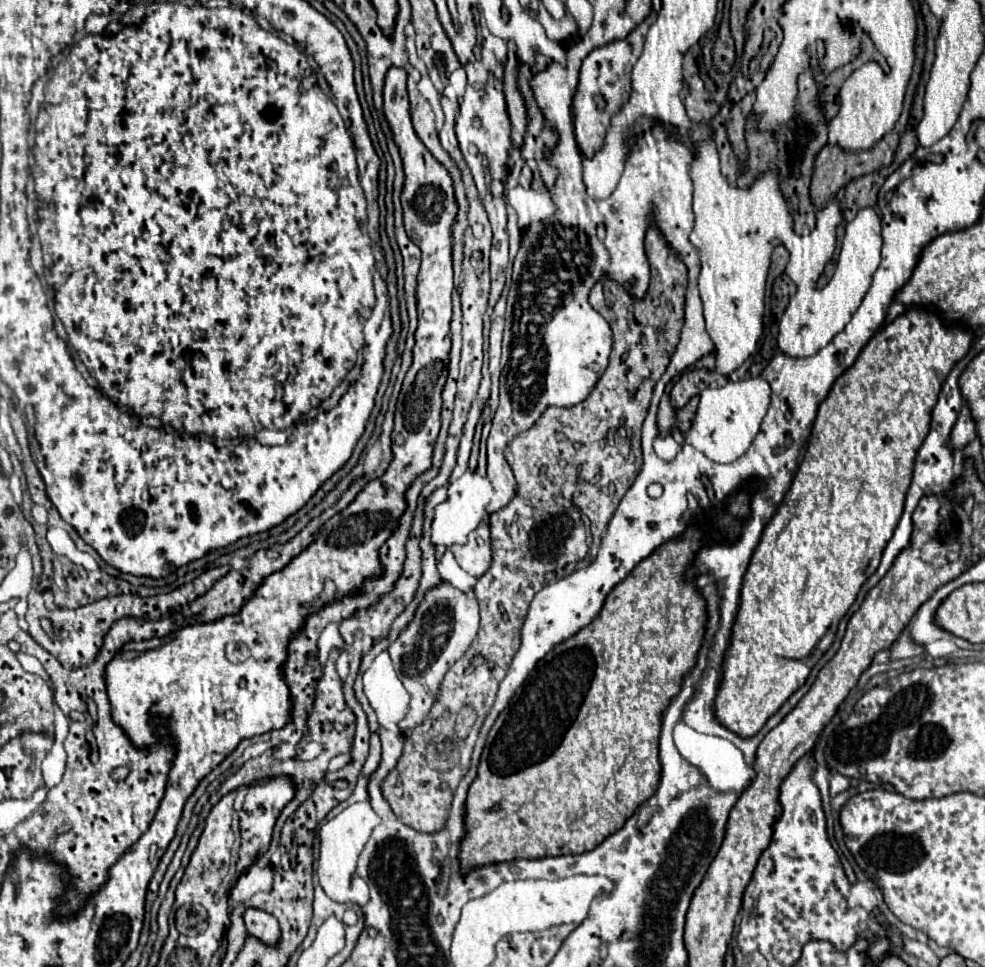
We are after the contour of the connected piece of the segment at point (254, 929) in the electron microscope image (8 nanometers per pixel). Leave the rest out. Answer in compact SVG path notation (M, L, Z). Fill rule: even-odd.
M249 908L243 916L245 920L245 926L247 926L247 932L251 936L255 936L257 940L261 940L263 944L267 946L277 946L281 942L281 928L279 928L279 922L263 912L263 910L255 910L255 908Z

